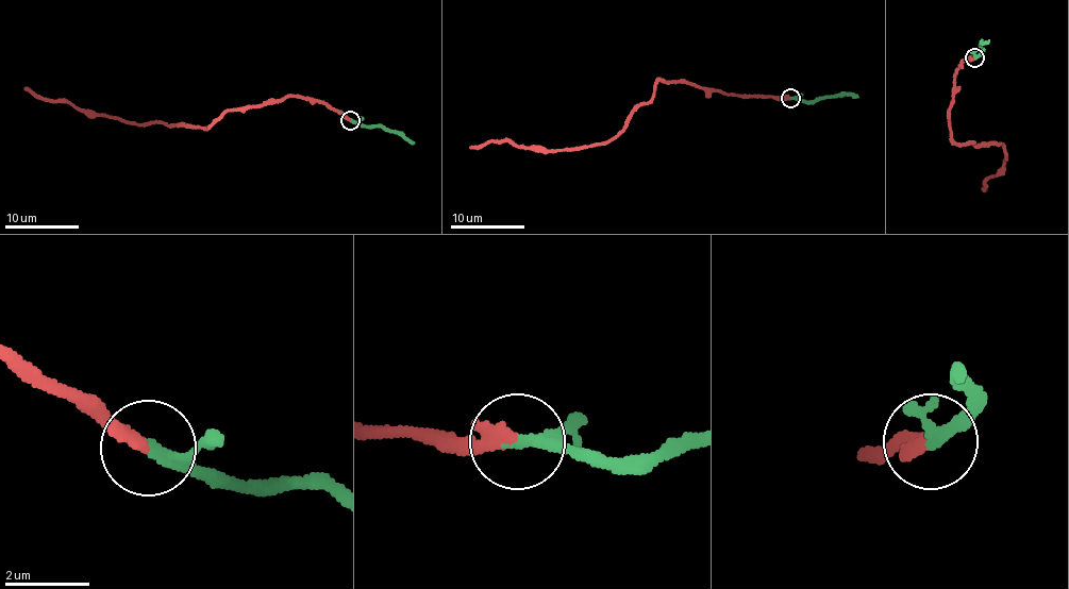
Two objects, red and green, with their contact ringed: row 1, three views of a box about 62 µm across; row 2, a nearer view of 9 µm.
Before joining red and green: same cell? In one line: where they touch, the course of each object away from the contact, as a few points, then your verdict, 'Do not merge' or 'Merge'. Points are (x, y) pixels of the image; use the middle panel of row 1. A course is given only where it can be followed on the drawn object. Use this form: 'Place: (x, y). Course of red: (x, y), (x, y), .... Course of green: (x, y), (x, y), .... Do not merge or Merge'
Place: (790, 98). Course of red: (790, 98), (722, 94), (689, 83), (657, 81), (654, 96), (613, 138), (554, 151), (501, 139), (469, 148). Course of green: (790, 98), (817, 102), (820, 98), (857, 96). Merge

